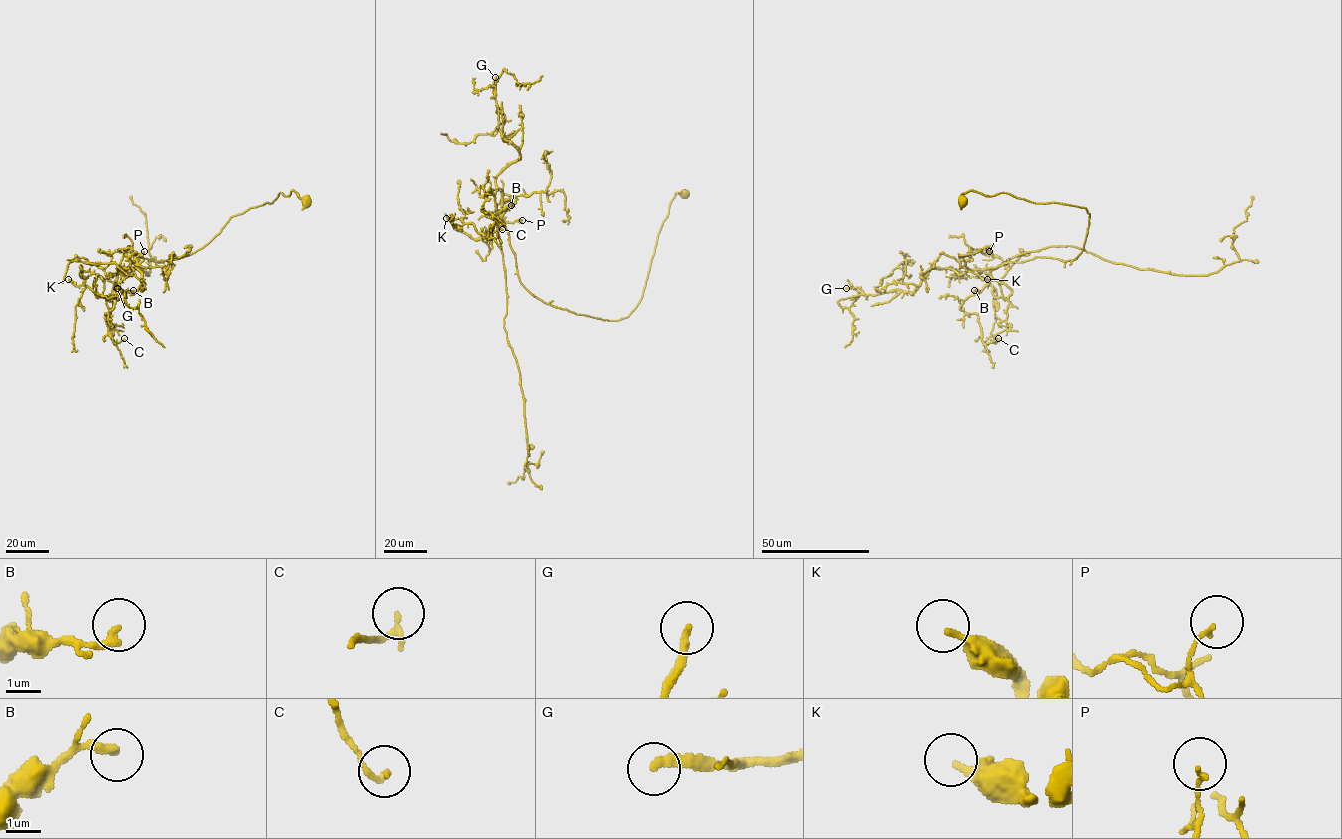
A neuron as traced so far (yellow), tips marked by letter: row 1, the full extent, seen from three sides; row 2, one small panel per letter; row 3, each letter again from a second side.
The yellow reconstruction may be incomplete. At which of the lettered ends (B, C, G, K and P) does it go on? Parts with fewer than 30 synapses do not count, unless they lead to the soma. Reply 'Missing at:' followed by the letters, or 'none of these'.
Missing at: G

